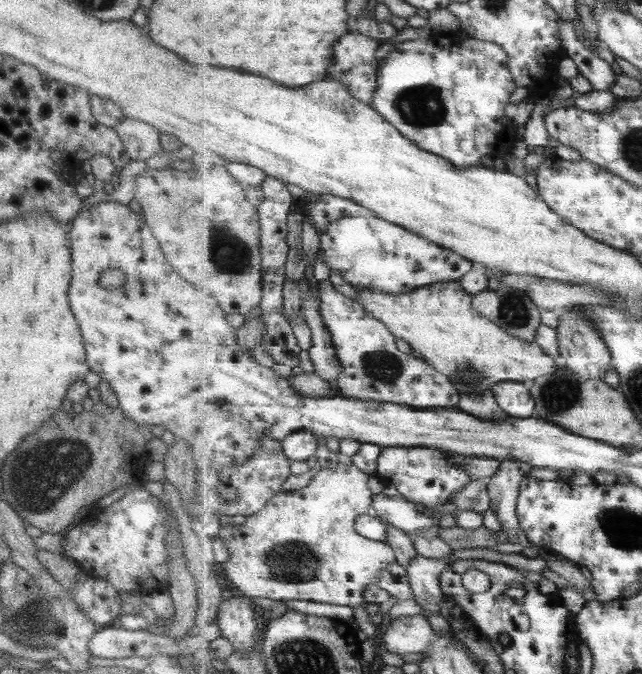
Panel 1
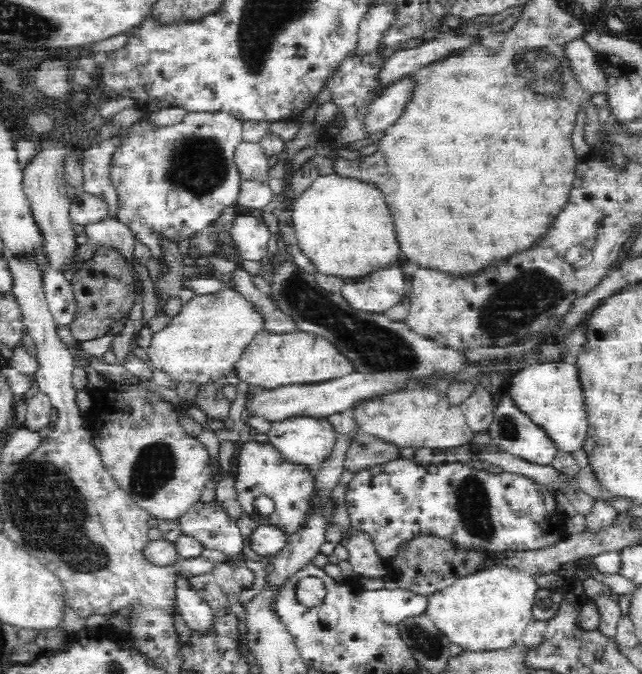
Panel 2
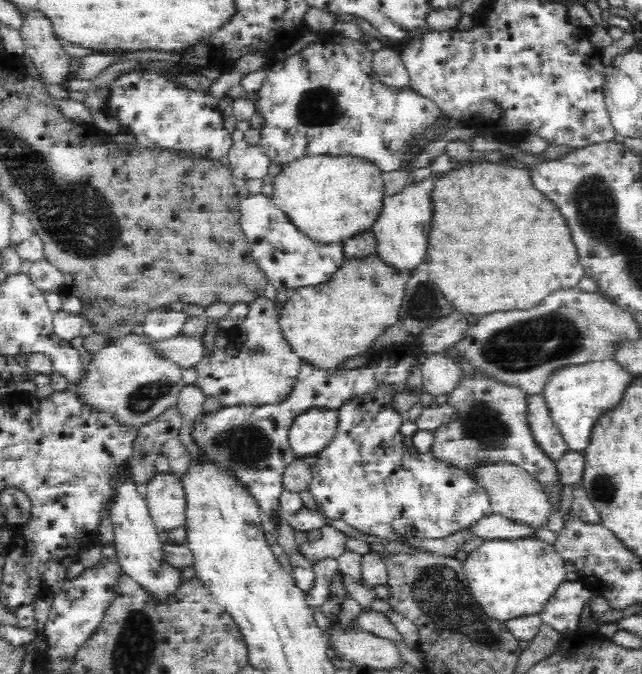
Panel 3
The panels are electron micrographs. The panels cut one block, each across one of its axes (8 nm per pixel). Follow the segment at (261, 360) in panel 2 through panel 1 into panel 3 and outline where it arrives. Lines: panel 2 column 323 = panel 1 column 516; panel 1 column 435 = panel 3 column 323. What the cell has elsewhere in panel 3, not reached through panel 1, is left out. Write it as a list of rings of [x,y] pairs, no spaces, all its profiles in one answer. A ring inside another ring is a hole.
[[[377,253],[346,259],[329,281],[291,292],[279,311],[280,328],[301,359],[336,372],[348,358],[368,350],[398,320],[406,282],[406,274],[386,265]]]

